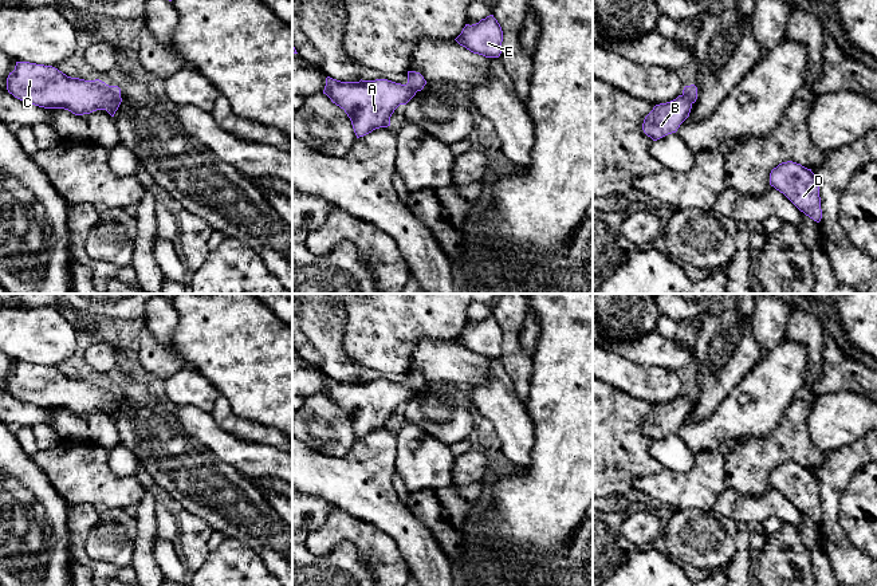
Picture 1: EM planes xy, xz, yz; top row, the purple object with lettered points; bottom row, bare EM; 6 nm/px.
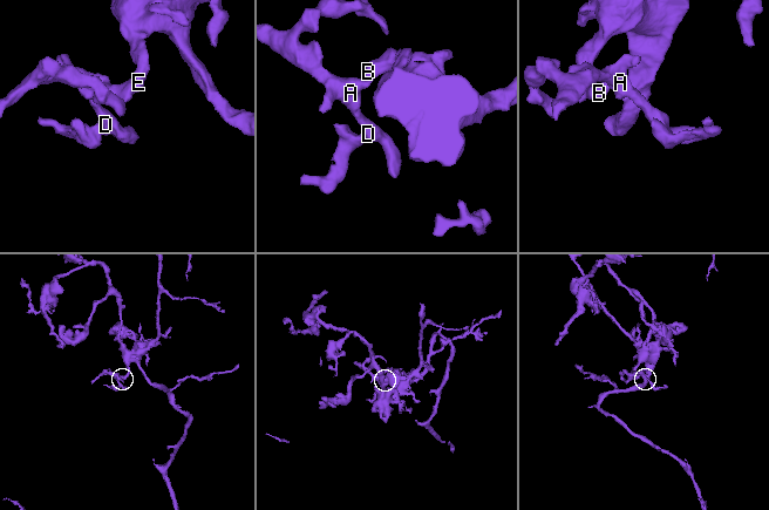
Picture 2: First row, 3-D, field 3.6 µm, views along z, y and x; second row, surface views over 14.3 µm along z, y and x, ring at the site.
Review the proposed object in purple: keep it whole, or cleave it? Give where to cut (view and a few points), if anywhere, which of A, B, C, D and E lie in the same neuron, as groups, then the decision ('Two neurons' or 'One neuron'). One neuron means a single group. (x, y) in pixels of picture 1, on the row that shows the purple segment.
No split. Groups: A B C D E. One neuron

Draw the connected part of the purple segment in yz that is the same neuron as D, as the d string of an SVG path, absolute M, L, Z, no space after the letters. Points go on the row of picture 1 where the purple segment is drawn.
M787 161L770 173L770 185L783 193L801 212L819 223L822 219L819 185L811 169Z

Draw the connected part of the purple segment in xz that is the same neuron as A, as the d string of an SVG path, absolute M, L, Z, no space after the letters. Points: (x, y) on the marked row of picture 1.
M408 71L406 84L388 79L341 82L327 76L323 94L345 110L359 138L390 126L394 110L406 105L425 84L424 76L416 71Z

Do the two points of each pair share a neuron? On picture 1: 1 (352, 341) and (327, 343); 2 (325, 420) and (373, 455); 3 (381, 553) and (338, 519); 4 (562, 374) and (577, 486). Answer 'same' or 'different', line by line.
1: different
2: different
3: same
4: same

